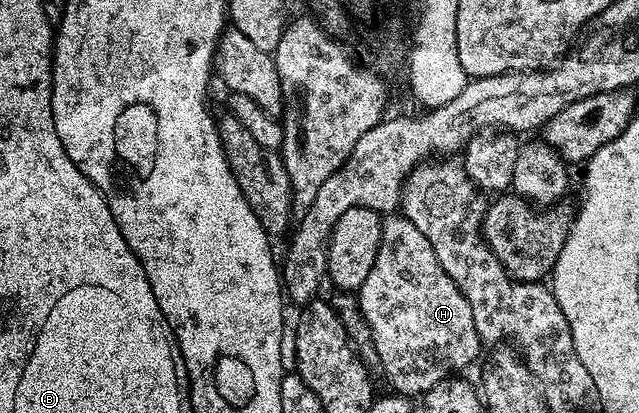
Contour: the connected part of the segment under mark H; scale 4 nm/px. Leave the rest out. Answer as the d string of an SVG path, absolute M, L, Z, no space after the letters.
M395 212L384 217L383 239L381 248L377 252L377 260L373 260L373 269L369 272L369 276L365 276L365 284L361 284L357 297L365 320L369 320L369 328L373 328L373 344L377 344L377 356L381 356L383 374L391 381L390 389L394 393L404 396L412 396L411 394L422 396L432 390L438 382L444 382L446 378L452 377L456 372L463 372L463 369L479 354L481 343L477 336L477 328L473 324L473 308L469 308L469 300L465 300L465 296L461 296L457 284L453 284L453 280L449 280L445 268L441 268L441 264L429 244L429 240L425 240L425 236L421 236L421 232L417 232L417 224L413 224L409 219L403 217L402 213Z

